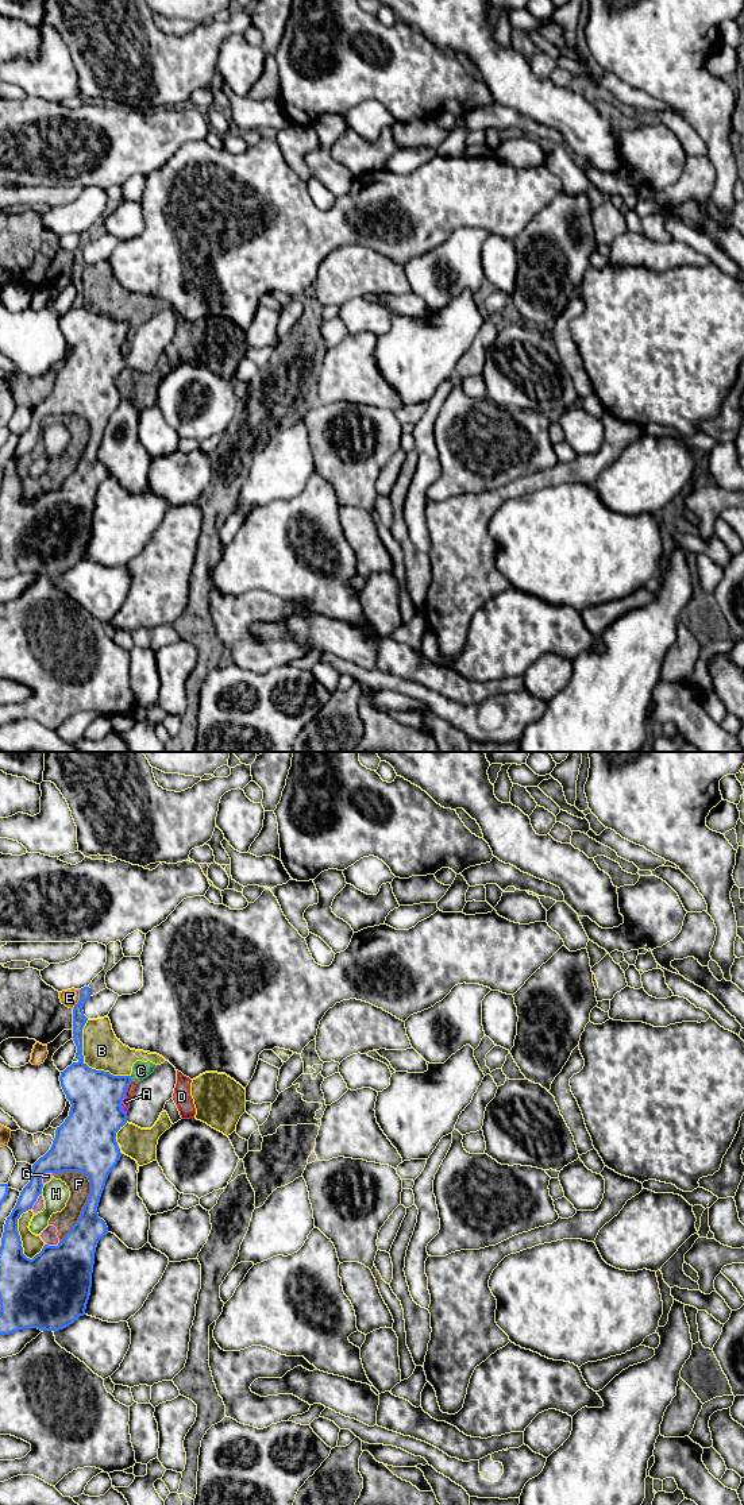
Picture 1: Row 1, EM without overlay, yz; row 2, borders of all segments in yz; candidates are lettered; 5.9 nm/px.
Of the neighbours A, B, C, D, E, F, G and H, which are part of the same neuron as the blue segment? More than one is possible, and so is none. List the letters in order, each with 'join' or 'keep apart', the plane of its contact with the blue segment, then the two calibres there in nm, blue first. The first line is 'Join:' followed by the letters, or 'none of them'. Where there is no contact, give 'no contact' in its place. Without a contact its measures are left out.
Join: H
A: keep apart; contact in yz; calibres 320 and 50 nm
B: keep apart; contact in yz; calibres 300 and 240 nm
C: keep apart; contact in yz; calibres 300 and 100 nm
D: keep apart; contact in yz; calibres 320 and 50 nm
E: keep apart; contact in yz; calibres 80 and 100 nm
F: keep apart; contact in yz; calibres 200 and 130 nm
G: keep apart; contact in yz; calibres 130 and 70 nm
H: join; contact in yz; calibres 190 and 160 nm

